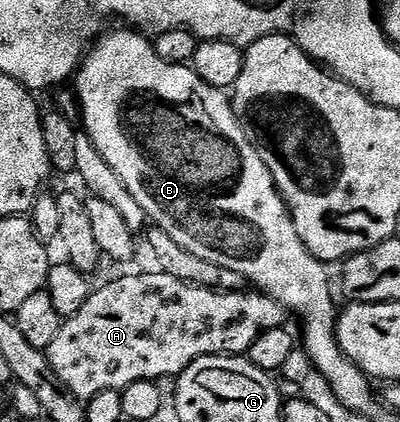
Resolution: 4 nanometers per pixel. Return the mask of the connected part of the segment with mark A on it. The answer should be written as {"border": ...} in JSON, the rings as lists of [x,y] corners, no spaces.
{"border":[[[160,270],[152,271],[145,272],[142,276],[121,276],[118,280],[103,285],[98,292],[97,289],[90,291],[87,302],[83,302],[83,310],[79,310],[79,314],[68,317],[62,323],[59,335],[55,337],[55,342],[51,342],[51,346],[47,350],[51,366],[55,370],[55,374],[59,374],[59,378],[63,378],[63,382],[71,389],[71,394],[75,394],[79,399],[88,402],[95,394],[103,394],[103,390],[108,388],[120,390],[131,386],[131,382],[139,382],[140,380],[158,381],[166,378],[176,378],[187,370],[187,366],[191,366],[191,362],[195,362],[204,356],[239,356],[248,353],[251,342],[255,342],[255,338],[259,338],[259,334],[263,334],[267,330],[275,330],[286,323],[286,309],[282,308],[281,303],[277,300],[273,300],[260,290],[212,292],[194,284],[179,282],[179,278],[171,278]]]}

